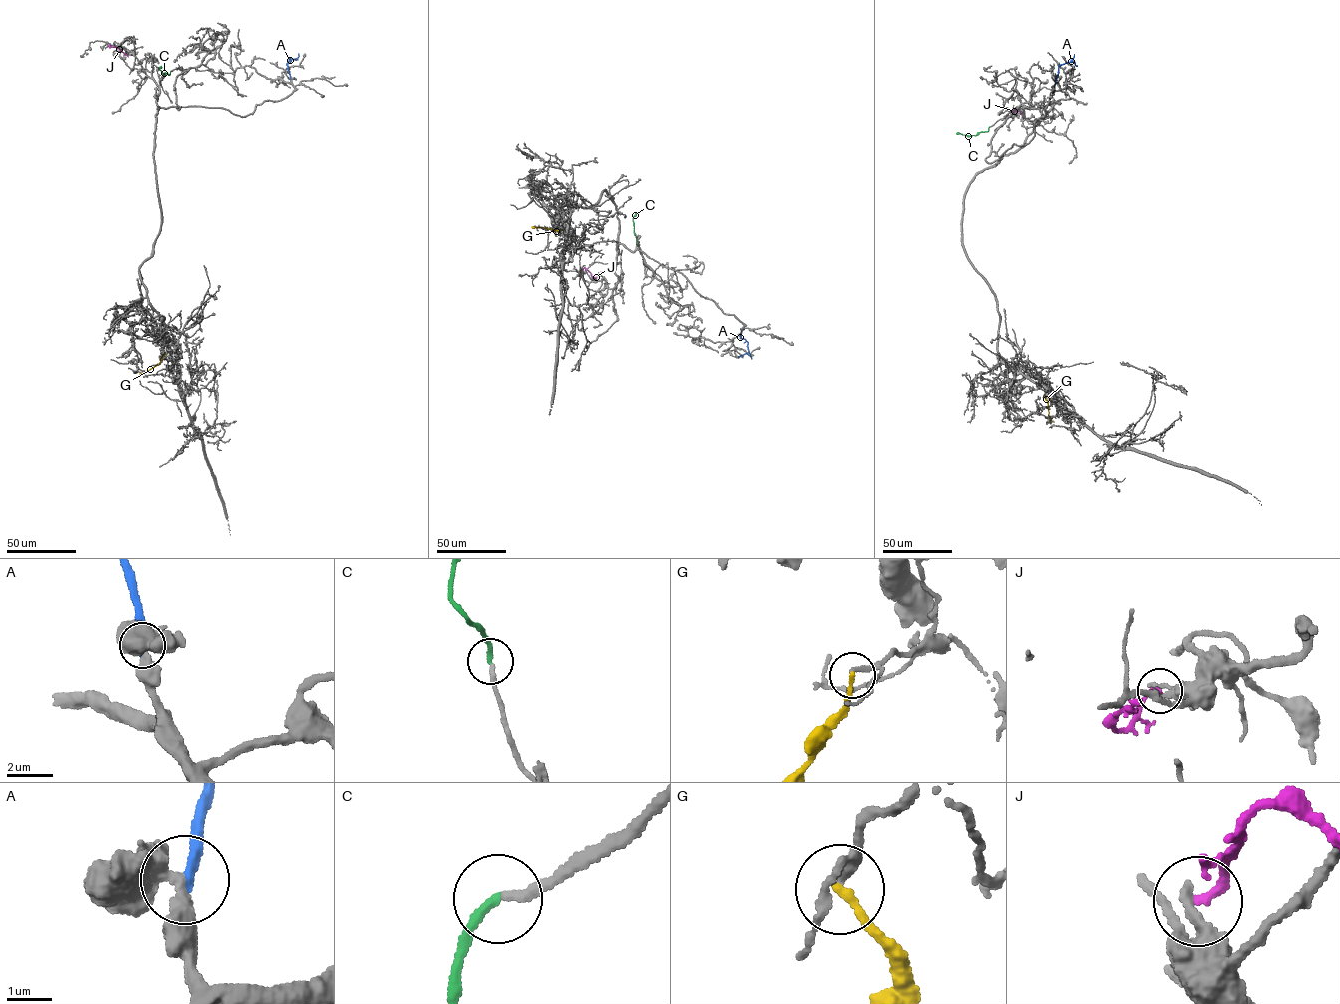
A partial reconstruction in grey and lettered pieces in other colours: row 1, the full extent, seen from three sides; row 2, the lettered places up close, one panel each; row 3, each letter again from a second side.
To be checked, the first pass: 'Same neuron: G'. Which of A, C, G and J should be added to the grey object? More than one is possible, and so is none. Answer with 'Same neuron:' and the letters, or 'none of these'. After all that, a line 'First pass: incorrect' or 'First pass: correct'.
Same neuron: A
First pass: incorrect

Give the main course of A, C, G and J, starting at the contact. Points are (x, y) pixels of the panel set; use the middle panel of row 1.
A: (741, 330), (740, 337), (748, 342), (748, 352), (738, 357)
C: (639, 247), (633, 220), (635, 213)
G: (562, 229), (531, 226)
J: (582, 271), (585, 268), (597, 277)

